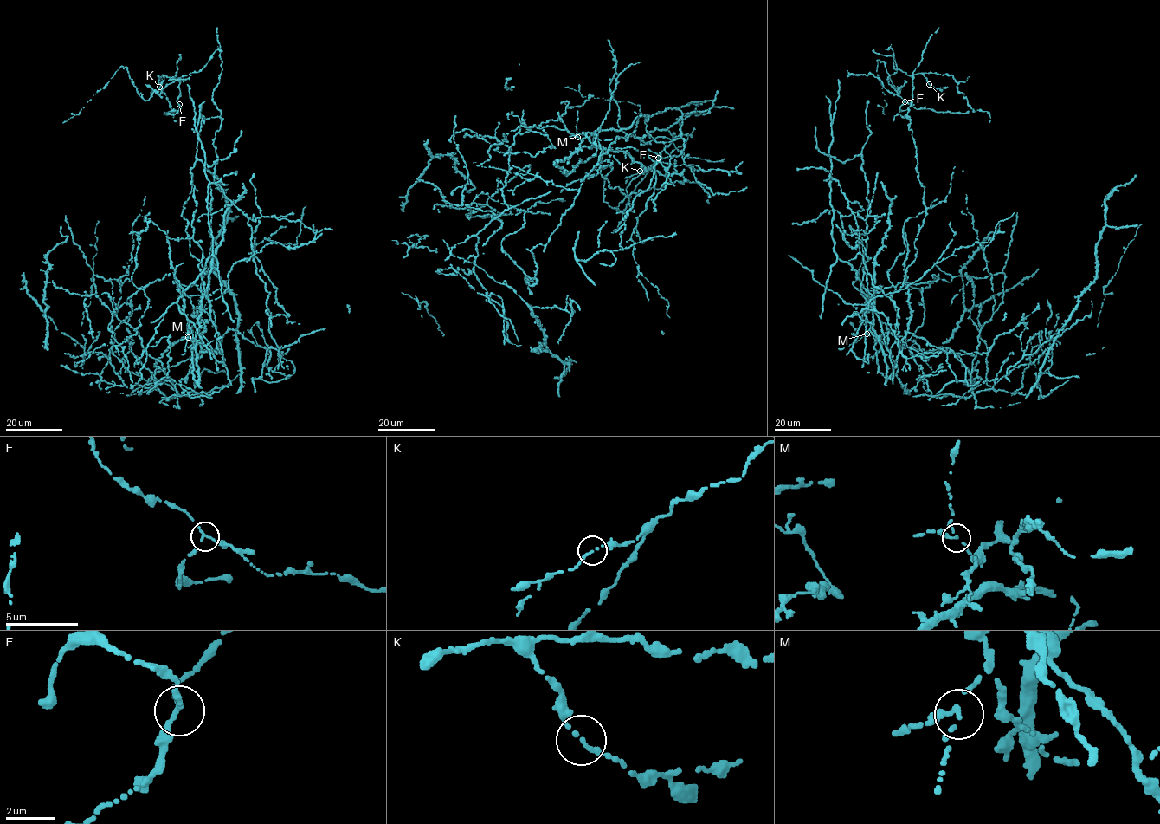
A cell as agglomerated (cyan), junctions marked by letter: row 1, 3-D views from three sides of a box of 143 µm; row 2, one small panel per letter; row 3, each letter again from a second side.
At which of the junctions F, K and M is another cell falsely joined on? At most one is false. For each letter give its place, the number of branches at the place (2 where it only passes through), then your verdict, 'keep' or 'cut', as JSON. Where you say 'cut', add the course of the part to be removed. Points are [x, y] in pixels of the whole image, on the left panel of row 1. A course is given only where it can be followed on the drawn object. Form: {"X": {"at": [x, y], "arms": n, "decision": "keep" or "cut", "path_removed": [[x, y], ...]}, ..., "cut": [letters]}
{"F": {"at": [179, 104], "arms": 2, "decision": "keep"}, "K": {"at": [159, 87], "arms": 2, "decision": "keep"}, "M": {"at": [188, 337], "arms": 2, "decision": "cut", "path_removed": [[188, 338], [184, 353], [181, 353]]}, "cut": ["M"]}

